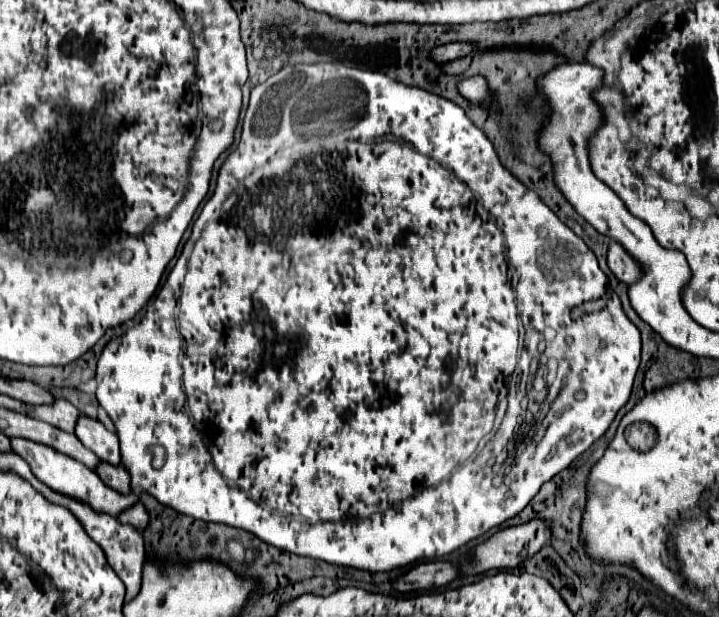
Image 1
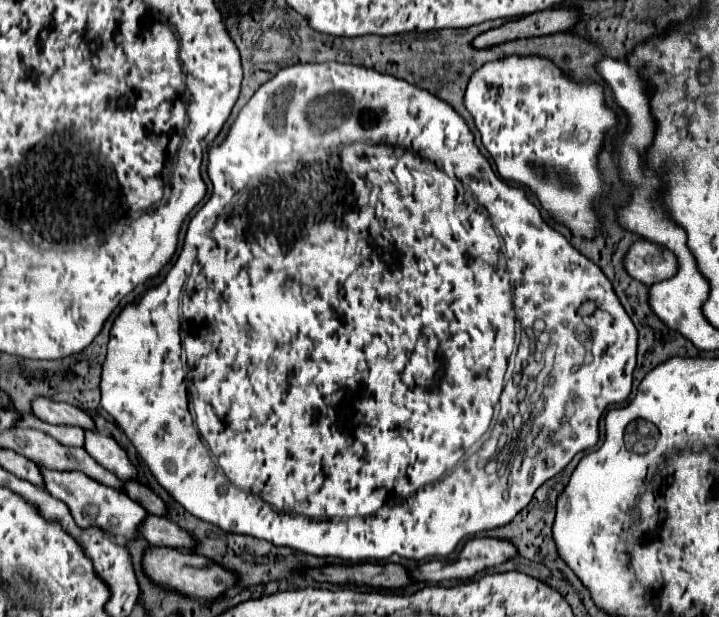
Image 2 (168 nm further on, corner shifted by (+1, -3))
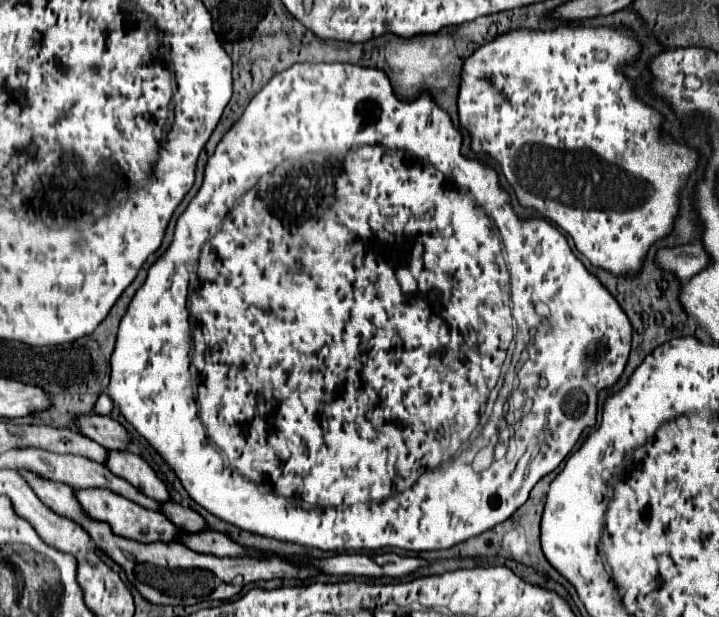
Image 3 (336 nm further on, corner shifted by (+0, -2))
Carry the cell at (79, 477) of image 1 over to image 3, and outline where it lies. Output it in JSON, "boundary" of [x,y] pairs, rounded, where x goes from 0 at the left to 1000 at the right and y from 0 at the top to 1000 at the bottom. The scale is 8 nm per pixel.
{"boundary":[[[103,793],[103,806],[108,809],[114,828],[125,841],[153,851],[156,864],[164,870],[195,877],[195,880],[214,880],[214,877],[242,877],[242,870],[250,864],[250,857],[242,854],[225,831],[195,822],[192,815],[184,815],[181,809],[159,802],[150,793]]]}

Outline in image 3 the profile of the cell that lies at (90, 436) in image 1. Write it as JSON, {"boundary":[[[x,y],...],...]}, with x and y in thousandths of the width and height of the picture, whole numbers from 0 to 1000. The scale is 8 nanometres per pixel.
{"boundary":[[[150,731],[147,757],[214,812],[234,812],[231,786],[217,773],[217,767],[195,737],[181,731]]]}

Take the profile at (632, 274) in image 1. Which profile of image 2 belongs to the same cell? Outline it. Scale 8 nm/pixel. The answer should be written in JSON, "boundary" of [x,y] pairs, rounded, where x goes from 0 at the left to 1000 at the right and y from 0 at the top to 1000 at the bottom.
{"boundary":[[[892,389],[875,402],[869,415],[869,434],[880,451],[905,464],[939,447],[944,428],[942,415],[930,402]]]}

